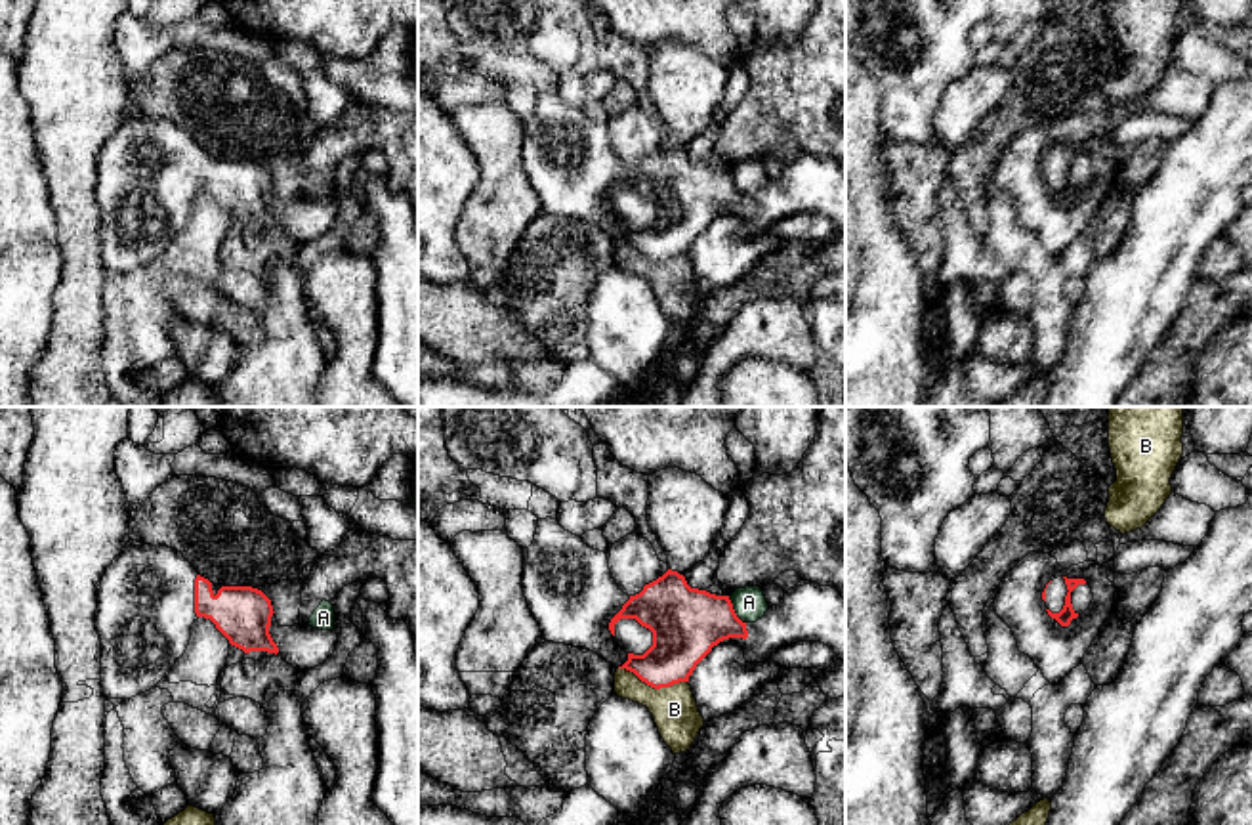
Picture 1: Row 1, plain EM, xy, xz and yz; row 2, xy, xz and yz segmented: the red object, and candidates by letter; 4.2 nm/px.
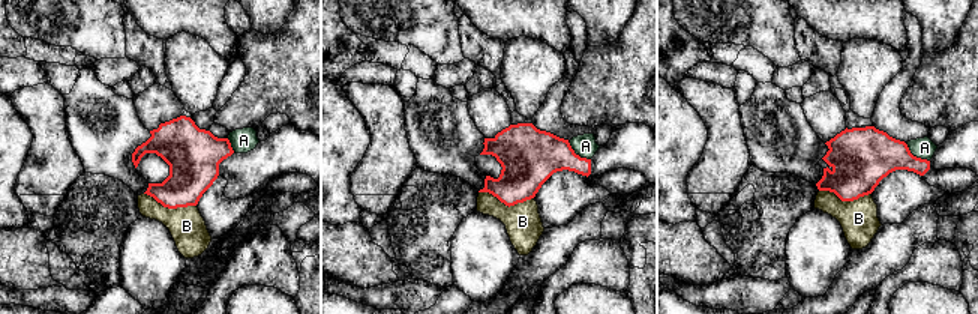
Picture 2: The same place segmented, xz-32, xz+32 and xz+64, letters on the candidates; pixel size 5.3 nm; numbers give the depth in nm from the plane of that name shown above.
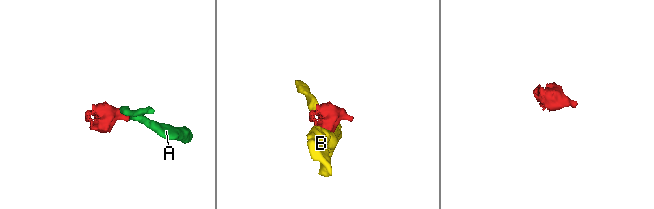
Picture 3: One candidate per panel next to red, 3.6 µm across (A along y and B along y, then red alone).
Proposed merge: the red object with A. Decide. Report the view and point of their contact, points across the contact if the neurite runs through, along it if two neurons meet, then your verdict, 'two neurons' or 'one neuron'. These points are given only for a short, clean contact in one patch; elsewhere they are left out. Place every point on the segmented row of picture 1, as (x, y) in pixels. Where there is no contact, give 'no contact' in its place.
meets red in xz at (733, 610); border along xz (728, 596), (733, 612), (745, 623); two neurons

